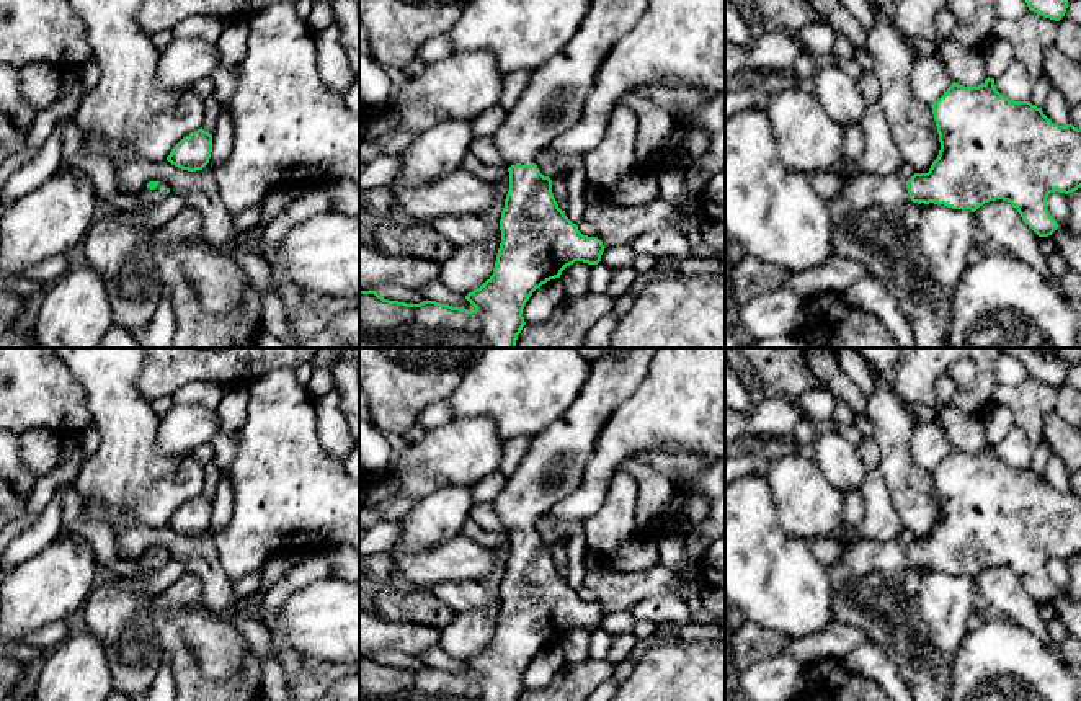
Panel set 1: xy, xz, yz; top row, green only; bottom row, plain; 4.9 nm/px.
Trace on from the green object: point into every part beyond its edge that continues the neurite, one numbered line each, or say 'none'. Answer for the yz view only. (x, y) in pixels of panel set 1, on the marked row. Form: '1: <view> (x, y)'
1: yz (867, 224)

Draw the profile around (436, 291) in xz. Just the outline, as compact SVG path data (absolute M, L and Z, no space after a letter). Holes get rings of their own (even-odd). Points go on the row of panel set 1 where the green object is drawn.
M434 279L429 284L421 286L416 289L425 299L436 301L441 304L449 304L452 307L464 307L467 310L475 310L475 307L465 299L465 296L457 294L451 289L447 289L441 279Z

